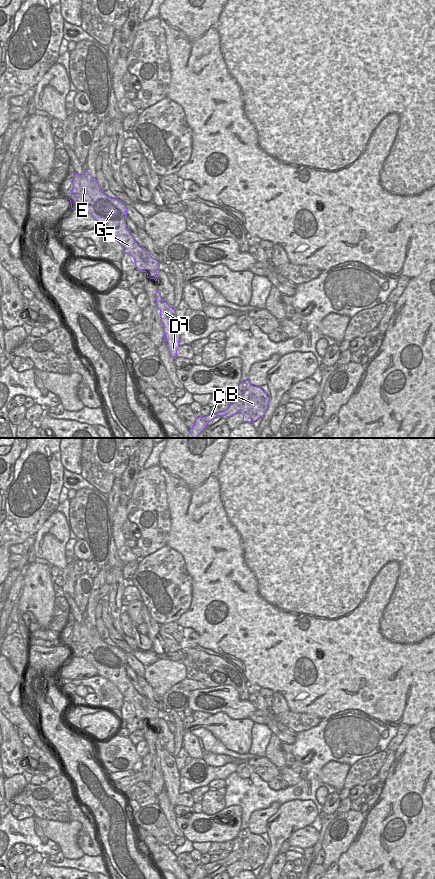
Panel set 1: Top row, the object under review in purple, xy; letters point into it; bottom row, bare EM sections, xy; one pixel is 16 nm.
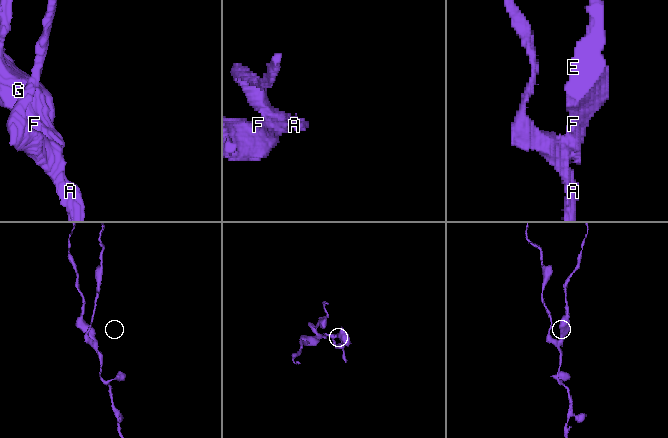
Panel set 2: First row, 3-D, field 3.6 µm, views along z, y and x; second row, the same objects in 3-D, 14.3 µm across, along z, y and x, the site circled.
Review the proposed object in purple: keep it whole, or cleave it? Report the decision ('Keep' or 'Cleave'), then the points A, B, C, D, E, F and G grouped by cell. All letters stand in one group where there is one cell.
Cleave. Groups: A B C D / E F G.

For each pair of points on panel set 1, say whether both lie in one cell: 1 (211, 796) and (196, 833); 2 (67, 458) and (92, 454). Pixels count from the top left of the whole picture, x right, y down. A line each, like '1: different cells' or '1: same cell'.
1: different cells
2: different cells

